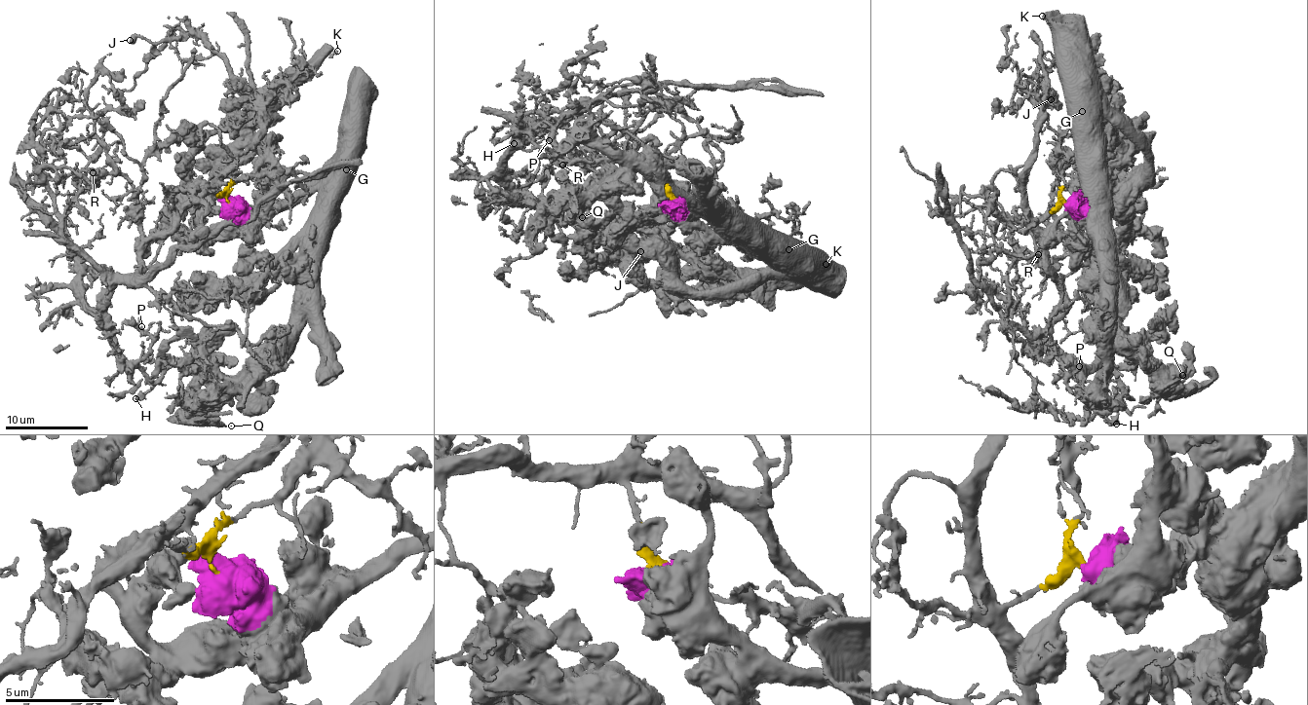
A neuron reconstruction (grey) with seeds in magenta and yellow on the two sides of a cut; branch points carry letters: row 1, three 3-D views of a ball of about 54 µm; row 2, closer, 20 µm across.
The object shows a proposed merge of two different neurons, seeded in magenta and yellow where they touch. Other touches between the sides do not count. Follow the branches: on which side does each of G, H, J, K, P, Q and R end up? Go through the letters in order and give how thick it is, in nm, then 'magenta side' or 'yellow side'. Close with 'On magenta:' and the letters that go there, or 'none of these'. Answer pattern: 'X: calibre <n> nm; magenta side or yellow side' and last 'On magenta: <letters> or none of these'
G: calibre 180 nm; magenta side
H: calibre 500 nm; yellow side
J: calibre 380 nm; yellow side
K: calibre 140 nm; magenta side
P: calibre 150 nm; yellow side
Q: calibre 50 nm; magenta side
R: calibre 320 nm; yellow side
On magenta: G, K, Q

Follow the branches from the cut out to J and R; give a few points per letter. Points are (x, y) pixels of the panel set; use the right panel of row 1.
J: (1068, 206), (1035, 218), (1022, 183), (1044, 101), (1031, 97), (1028, 82), (1041, 67), (1036, 97), (1050, 98)
R: (1068, 206), (1036, 222), (1066, 310), (1045, 334), (1088, 367), (1103, 315), (1081, 251), (1038, 254)

